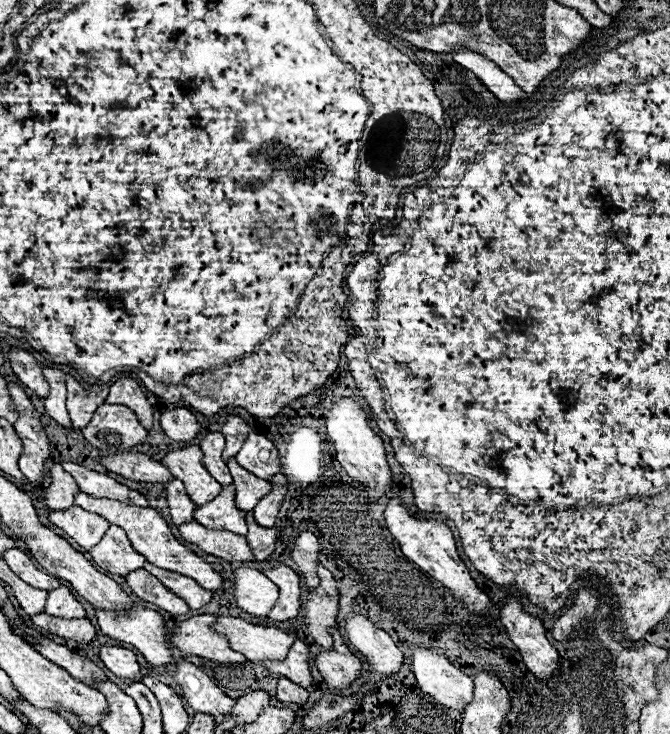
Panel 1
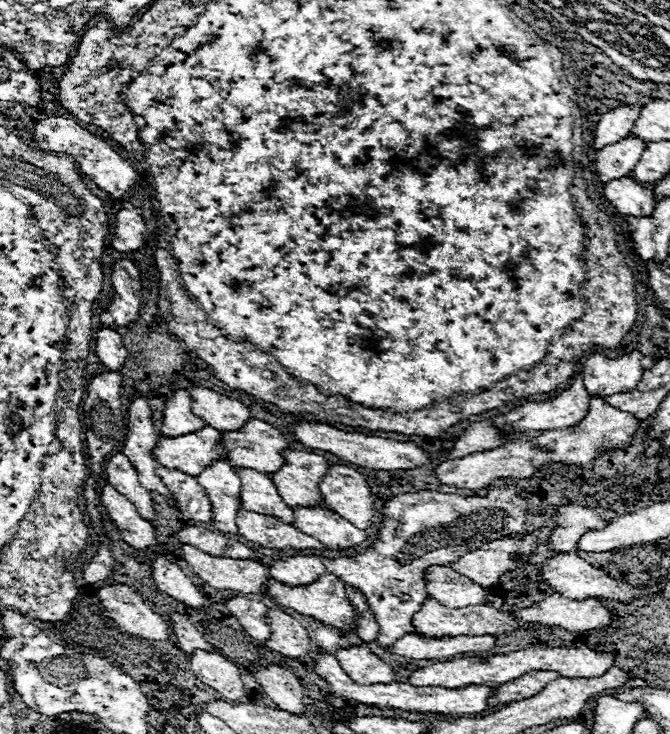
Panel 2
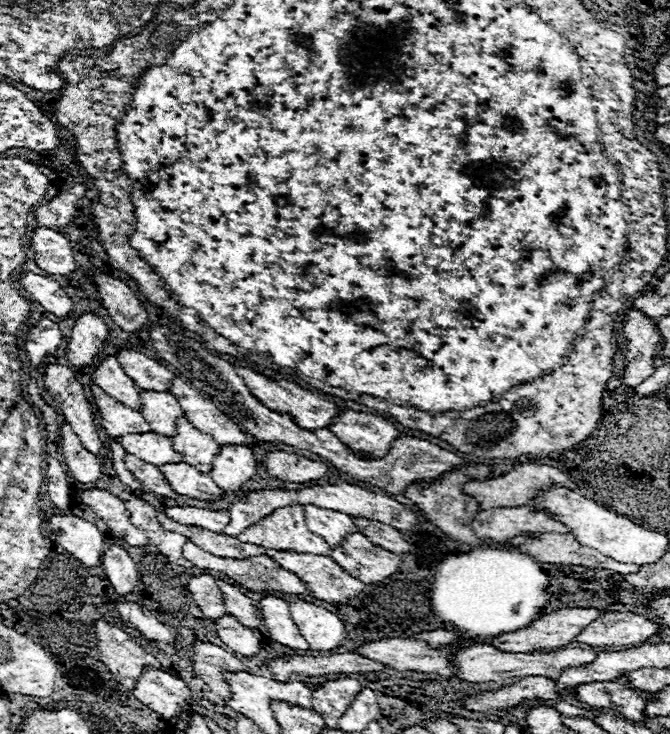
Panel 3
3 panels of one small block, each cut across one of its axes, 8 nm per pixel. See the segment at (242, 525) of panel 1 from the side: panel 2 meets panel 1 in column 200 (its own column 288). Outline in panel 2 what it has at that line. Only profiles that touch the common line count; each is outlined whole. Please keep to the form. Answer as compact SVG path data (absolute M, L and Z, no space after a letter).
M234 468L242 480L240 498L244 500L244 510L264 512L266 516L276 516L286 524L294 522L294 510L280 498L272 478L260 474L252 468Z

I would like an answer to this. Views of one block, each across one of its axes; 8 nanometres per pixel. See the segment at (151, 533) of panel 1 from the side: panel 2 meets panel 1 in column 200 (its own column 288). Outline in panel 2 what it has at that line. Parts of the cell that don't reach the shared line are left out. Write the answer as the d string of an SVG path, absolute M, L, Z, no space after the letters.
M294 556L278 560L268 566L270 576L286 586L302 586L316 582L324 572L324 564L318 556Z

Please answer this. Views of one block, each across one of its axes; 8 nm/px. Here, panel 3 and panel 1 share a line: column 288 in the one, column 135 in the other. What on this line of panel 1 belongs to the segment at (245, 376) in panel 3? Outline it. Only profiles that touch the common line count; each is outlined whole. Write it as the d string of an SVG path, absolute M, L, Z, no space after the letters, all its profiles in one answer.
M120 378L110 386L110 394L106 398L108 404L128 406L140 420L140 424L150 432L154 422L154 408L150 406L146 394L142 392L140 384L132 378Z

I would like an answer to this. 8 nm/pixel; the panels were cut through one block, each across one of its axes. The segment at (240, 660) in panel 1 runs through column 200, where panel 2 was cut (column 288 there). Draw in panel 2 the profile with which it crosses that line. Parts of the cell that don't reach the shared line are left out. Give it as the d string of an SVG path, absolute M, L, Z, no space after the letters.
M268 610L268 622L272 636L266 640L266 646L272 652L298 660L304 660L312 654L312 640L296 618L288 616L282 610Z

